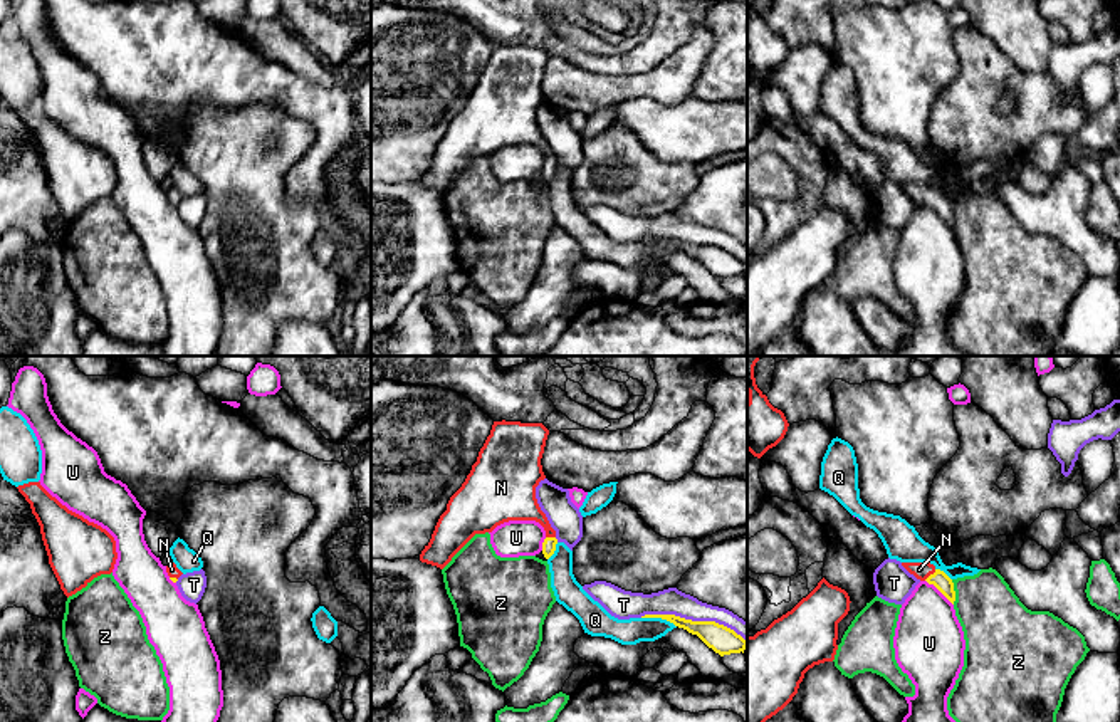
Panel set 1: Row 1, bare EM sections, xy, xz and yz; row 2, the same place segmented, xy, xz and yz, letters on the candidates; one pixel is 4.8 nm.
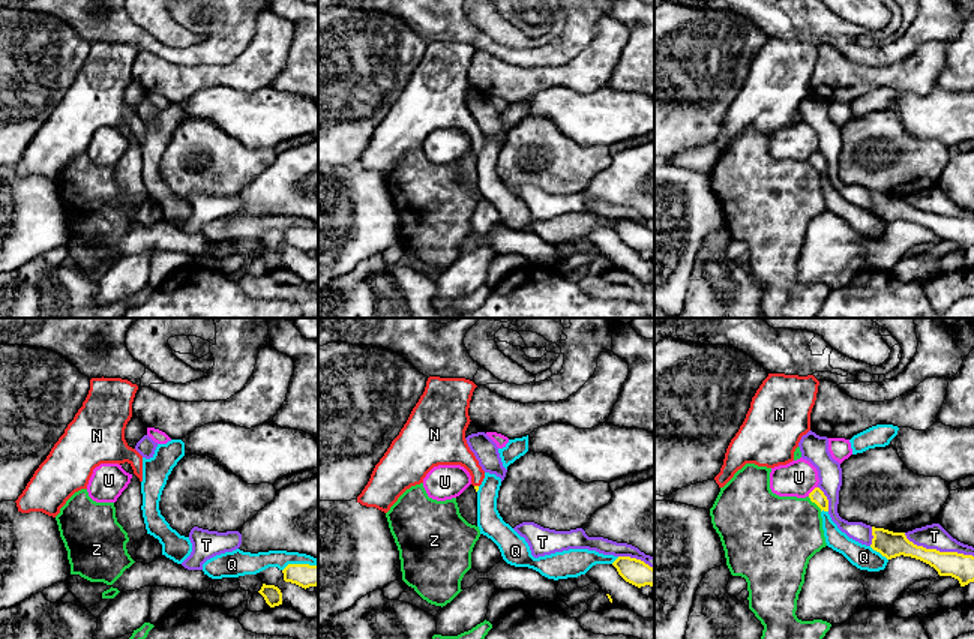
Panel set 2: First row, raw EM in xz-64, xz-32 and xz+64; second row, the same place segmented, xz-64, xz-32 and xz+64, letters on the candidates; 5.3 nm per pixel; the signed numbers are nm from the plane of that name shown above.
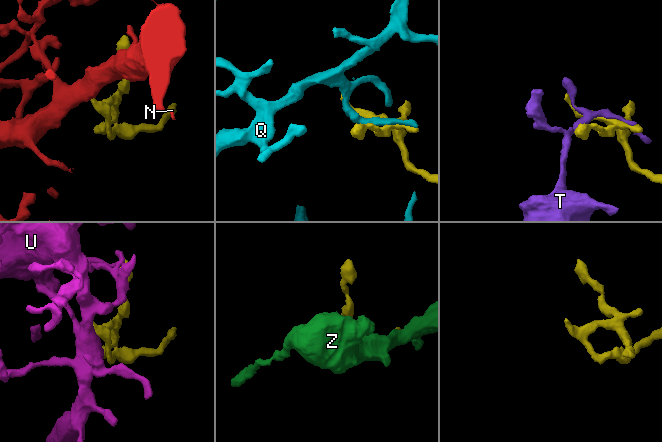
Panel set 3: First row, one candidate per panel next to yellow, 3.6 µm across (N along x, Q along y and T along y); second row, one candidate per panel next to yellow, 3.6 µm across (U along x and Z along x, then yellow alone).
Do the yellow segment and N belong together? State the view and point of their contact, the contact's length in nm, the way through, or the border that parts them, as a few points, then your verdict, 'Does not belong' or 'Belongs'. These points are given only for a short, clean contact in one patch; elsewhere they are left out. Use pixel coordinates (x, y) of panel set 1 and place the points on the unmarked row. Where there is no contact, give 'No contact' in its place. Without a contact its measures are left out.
Touches yellow at yz (931, 198). Shared border 80 nm. Path across: yz (939, 202), (931, 198), (919, 193). Belongs

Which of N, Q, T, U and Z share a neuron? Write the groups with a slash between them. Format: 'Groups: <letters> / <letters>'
Groups: N / Q / T / U / Z

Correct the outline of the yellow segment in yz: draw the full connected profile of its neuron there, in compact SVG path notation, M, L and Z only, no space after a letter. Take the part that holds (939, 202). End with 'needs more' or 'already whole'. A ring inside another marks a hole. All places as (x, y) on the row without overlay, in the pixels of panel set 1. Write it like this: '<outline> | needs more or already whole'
M902 186L902 190L920 205L934 208L952 228L955 215L952 203L930 186Z | needs more

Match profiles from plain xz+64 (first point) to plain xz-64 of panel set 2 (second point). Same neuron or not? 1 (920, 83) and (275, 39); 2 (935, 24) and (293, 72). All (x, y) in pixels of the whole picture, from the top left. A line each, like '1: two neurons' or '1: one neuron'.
1: one neuron
2: two neurons

